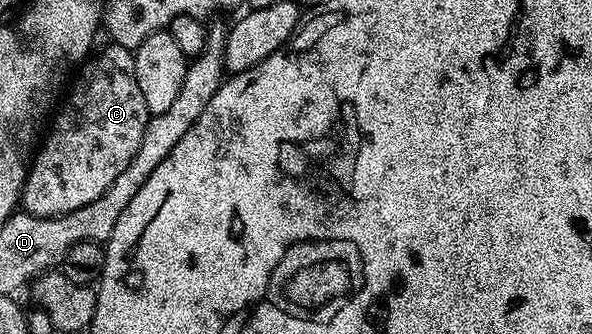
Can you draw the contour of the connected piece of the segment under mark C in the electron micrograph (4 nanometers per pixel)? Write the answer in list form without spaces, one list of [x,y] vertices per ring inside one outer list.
[[[119,44],[98,48],[76,70],[25,175],[20,208],[36,217],[58,217],[95,203],[123,175],[143,143],[151,116],[135,79],[134,50]]]

